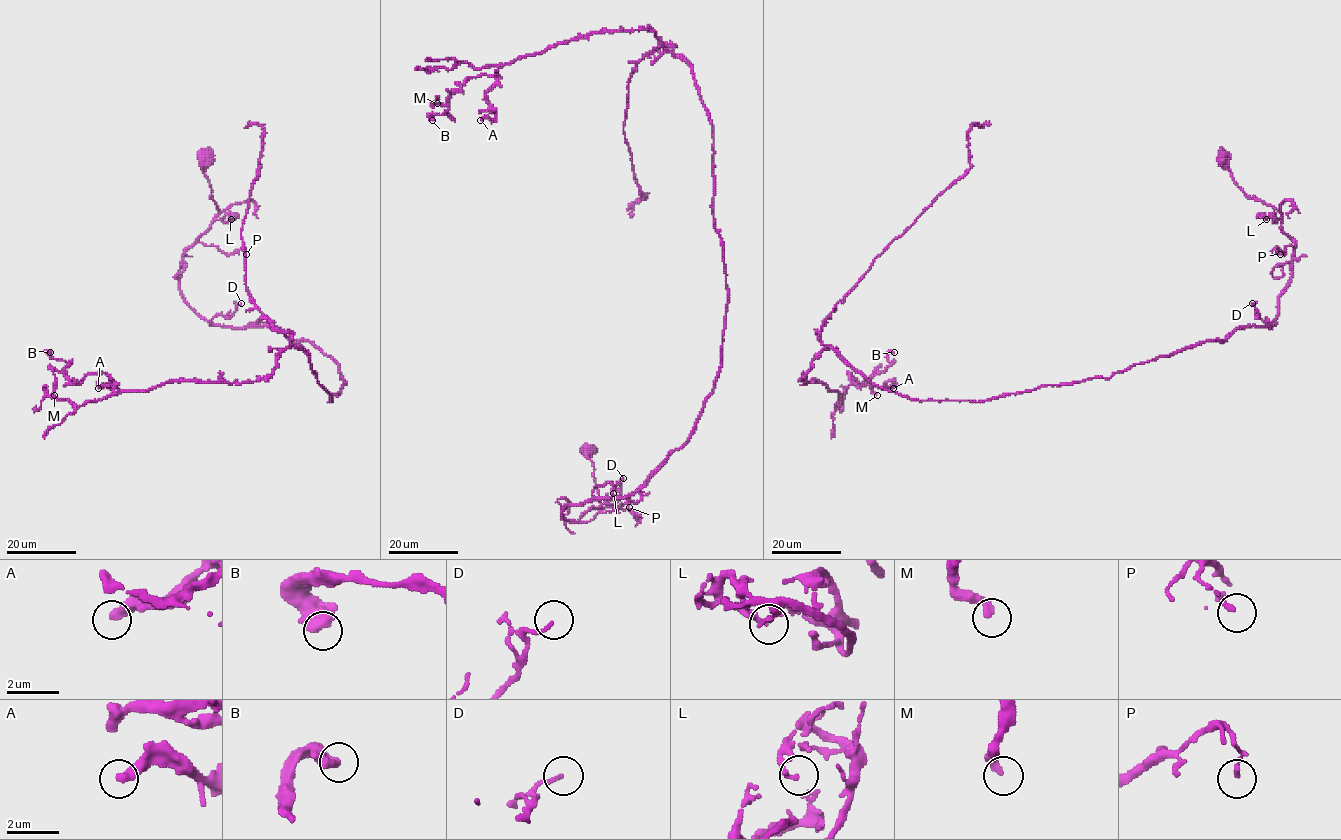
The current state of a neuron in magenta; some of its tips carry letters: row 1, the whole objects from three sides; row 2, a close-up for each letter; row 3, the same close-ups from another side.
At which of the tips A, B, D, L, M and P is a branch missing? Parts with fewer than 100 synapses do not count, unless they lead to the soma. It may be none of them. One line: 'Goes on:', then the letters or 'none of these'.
Goes on: none of these

